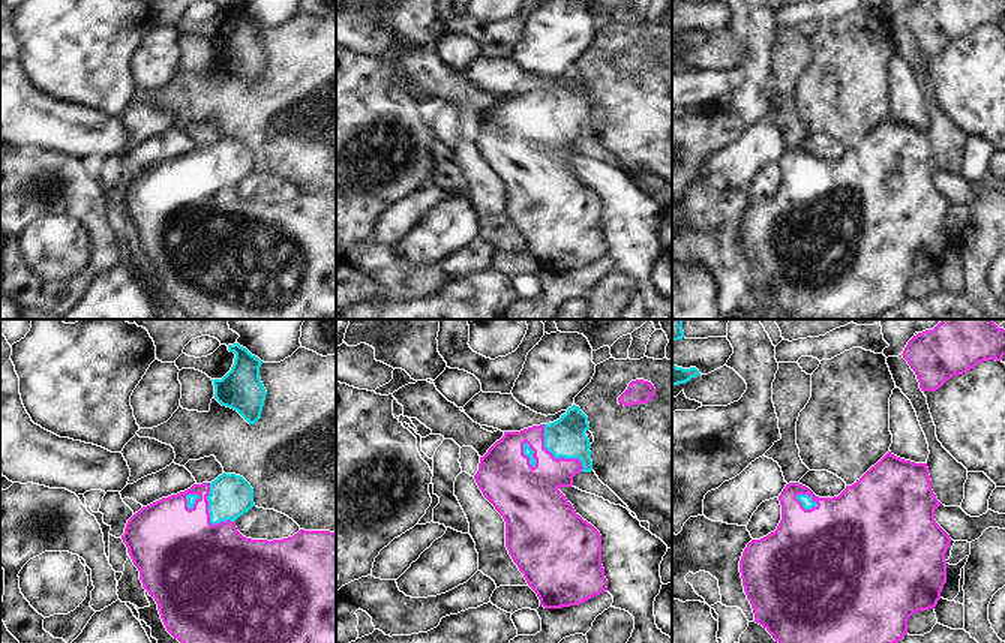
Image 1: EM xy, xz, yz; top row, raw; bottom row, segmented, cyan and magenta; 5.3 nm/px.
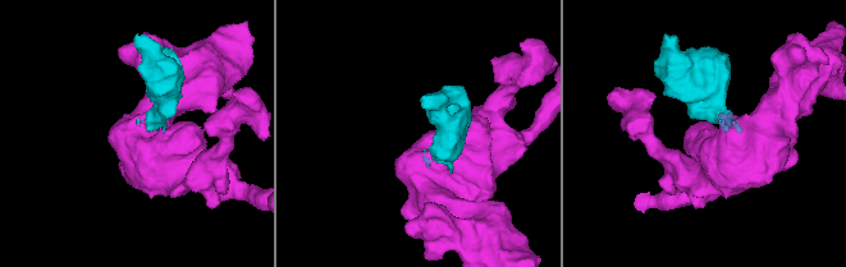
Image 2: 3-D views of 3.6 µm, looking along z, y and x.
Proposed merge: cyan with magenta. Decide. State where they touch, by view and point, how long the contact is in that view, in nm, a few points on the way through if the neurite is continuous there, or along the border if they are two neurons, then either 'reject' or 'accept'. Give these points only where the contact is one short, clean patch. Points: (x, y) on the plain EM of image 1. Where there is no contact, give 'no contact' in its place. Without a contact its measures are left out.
meets cyan in xz at (557, 122); contact 340 nm long; accept

